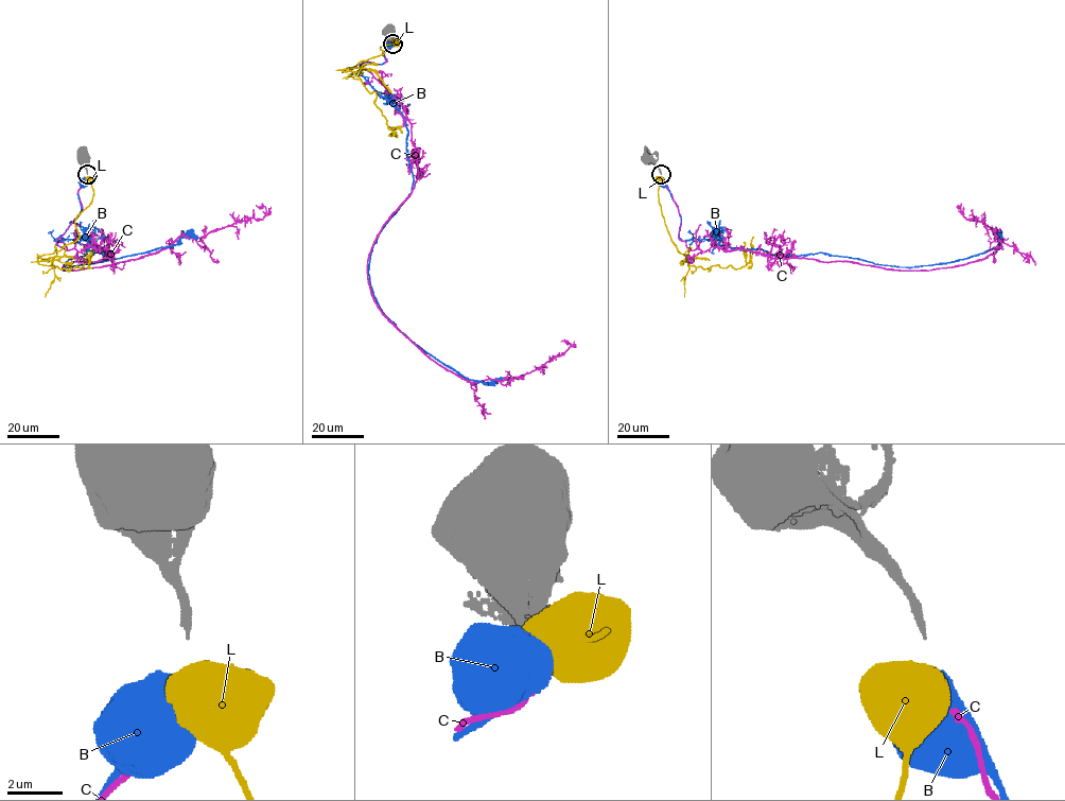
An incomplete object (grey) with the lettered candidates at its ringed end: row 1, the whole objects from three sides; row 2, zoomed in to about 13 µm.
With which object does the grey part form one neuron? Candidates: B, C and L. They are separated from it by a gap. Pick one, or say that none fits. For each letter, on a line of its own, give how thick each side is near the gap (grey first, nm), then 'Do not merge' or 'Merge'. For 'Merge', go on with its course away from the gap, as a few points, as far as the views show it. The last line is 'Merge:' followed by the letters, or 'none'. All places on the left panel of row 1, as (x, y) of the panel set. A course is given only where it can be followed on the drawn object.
B: Thickness 220 nm (grey) against 600 nm. Do not merge
C: Thickness 220 nm (grey) against 240 nm. Do not merge
L: Thickness 220 nm (grey) against 950 nm. Do not merge
Merge: none

